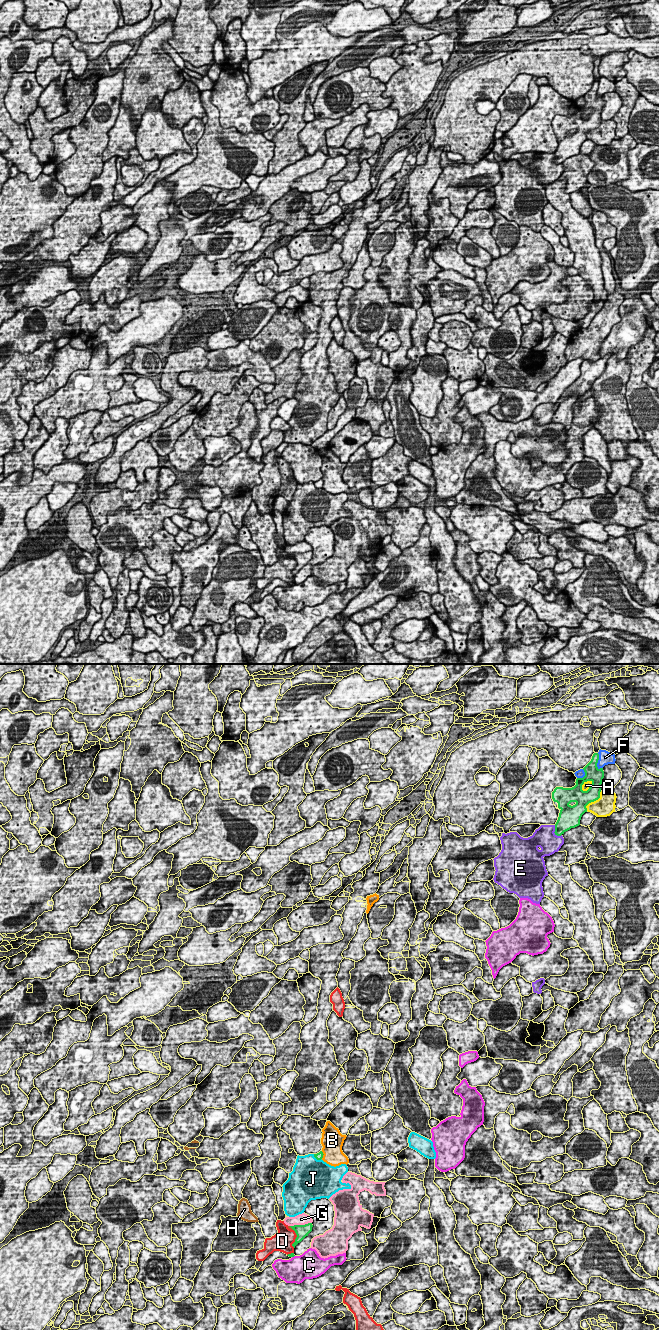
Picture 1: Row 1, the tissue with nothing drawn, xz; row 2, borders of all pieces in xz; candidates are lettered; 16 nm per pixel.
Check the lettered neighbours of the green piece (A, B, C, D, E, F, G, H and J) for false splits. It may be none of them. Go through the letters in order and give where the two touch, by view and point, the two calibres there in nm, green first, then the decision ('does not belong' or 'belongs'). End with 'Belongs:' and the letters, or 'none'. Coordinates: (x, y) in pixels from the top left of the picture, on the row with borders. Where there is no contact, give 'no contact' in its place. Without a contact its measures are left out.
A: contact xz (585, 781); calibres 240 and 120 nm; does not belong
B: contact xz (323, 1154); calibres 120 and 340 nm; does not belong
C: contact xz (293, 1256); calibres 60 and 420 nm; does not belong
D: contact xz (296, 1238); calibres 200 and 320 nm; does not belong
E: contact xz (554, 832); calibres 280 and 360 nm; does not belong
F: contact xz (597, 761); calibres 240 and 220 nm; does not belong
G: contact xz (300, 1225); calibres 200 and 190 nm; does not belong
H: contact xz (291, 1227); calibres 200 and 50 nm; does not belong
J: contact xz (317, 1159); calibres 120 and 500 nm; does not belong
Belongs: none

